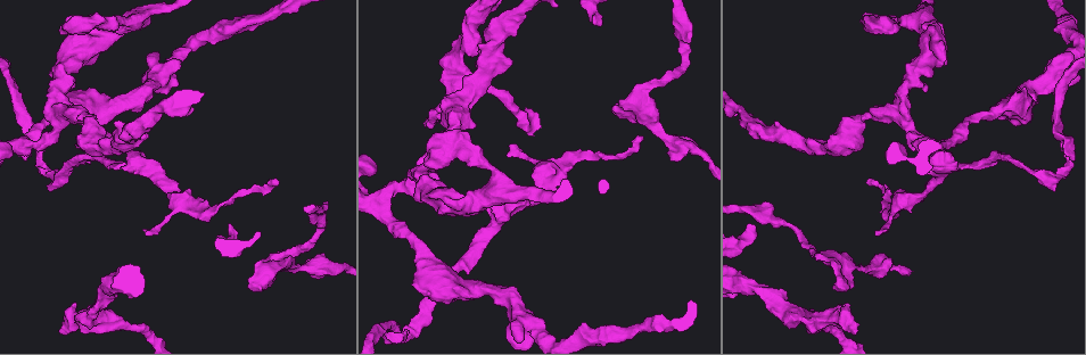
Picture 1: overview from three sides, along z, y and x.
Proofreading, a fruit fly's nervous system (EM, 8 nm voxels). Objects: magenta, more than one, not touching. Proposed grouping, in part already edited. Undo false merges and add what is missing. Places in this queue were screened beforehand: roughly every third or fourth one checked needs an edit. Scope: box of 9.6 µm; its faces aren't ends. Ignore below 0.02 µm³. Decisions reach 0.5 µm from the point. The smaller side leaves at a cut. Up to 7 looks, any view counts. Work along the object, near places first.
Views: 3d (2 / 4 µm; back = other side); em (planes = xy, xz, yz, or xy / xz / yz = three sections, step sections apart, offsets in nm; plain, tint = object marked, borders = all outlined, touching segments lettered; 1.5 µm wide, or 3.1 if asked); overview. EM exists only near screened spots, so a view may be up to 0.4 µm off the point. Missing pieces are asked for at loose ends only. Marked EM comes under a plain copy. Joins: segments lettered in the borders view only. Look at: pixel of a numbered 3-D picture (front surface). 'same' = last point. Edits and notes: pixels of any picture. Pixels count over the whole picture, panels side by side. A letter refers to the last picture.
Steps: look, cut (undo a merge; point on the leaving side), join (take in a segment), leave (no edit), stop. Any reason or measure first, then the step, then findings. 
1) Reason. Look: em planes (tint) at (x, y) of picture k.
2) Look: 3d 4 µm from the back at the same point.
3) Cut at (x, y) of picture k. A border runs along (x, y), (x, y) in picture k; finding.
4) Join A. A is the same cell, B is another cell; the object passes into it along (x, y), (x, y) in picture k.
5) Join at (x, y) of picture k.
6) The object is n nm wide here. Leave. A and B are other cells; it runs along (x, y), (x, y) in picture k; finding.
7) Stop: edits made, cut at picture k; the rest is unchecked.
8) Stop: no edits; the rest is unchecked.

Thin neck. Look: 3d 4 µm at (40, 161) of picture 1.

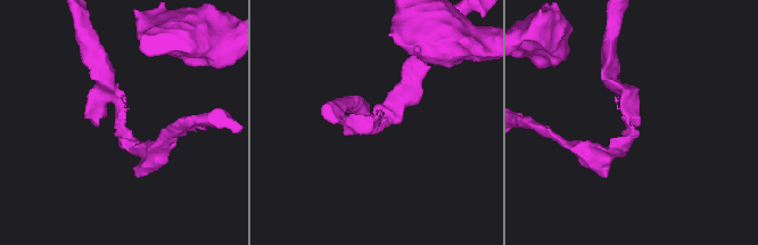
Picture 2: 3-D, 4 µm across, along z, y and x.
Look: em planes (borders) at (377, 126) of picture 2.

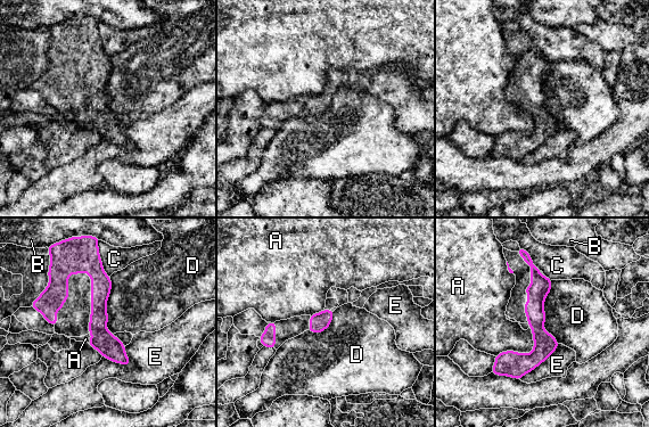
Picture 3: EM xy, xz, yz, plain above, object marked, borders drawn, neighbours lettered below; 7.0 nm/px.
Leave. A, B, C, D and E are other cells; it runs along (52, 247), (98, 277), (113, 354) in picture 3; all the same cell.

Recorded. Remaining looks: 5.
Thin neck. Look: 3d 4 µm at (869, 117) of picture 1.

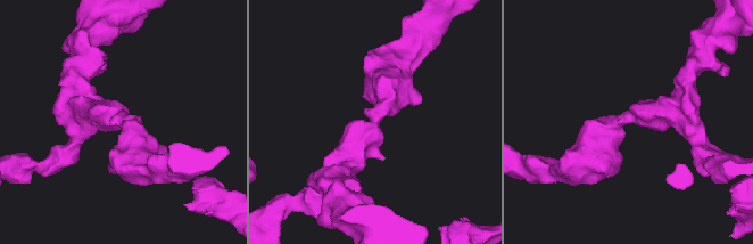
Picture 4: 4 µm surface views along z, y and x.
The arms are 380, 550 nm wide; need the tissue. Look: em planes (tint) at (120, 116) of picture 4.

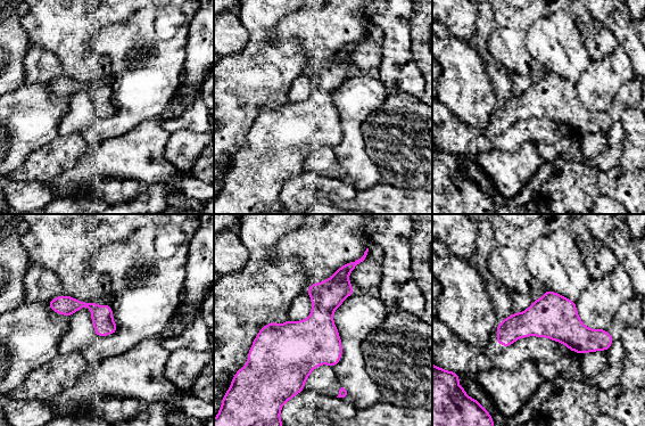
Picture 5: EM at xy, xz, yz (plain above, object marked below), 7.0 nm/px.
See the neighbours. Look: em planes (borders) at the same point.

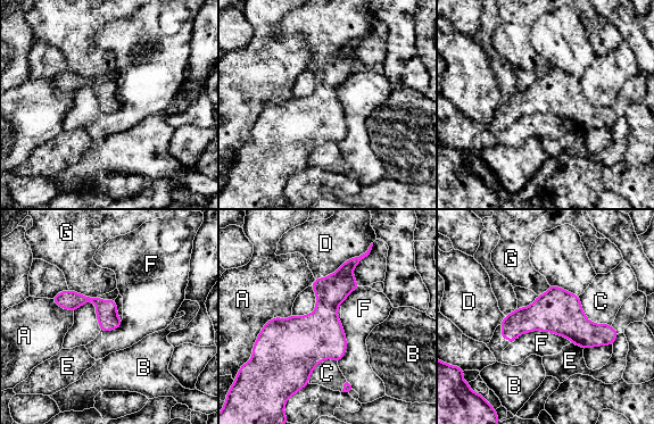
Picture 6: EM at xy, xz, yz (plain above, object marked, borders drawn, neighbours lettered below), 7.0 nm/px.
The object is 150 nm wide here. Leave. A, B, C, D, E, F and G are other cells; it runs along (57, 299), (93, 299), (117, 324) in picture 6; all the same cell.

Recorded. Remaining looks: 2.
Branch stops here. Look: em xz step 8 (tint) at (61, 331) of picture 1.

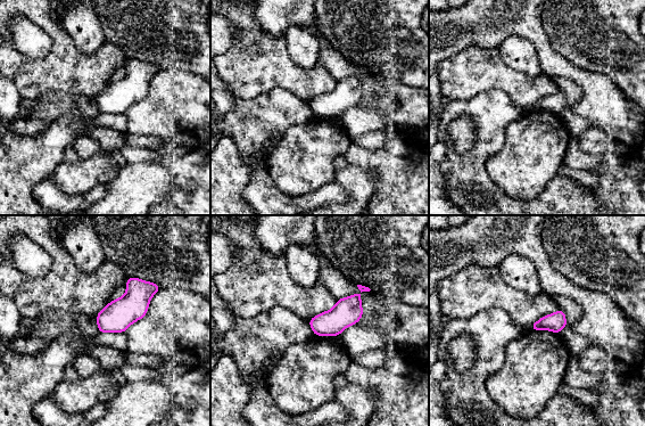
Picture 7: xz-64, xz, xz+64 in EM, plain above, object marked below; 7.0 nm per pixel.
Look: em planes (borders) at the same point.

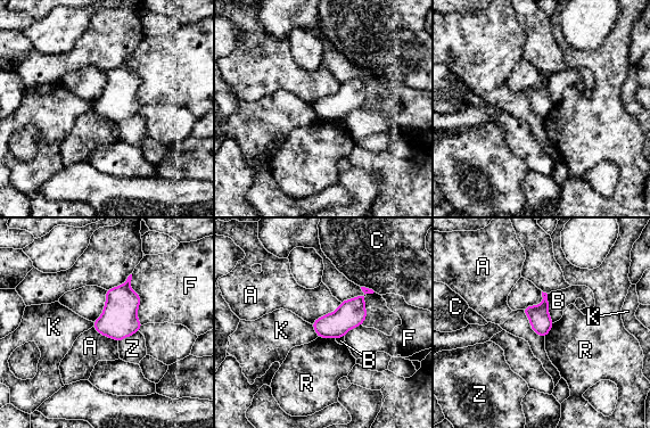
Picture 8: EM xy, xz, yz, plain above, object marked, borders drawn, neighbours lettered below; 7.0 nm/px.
The object is 150 nm wide here. Leave. A, B, C, F, K, R and Z are other cells; a border runs along (521, 310), (531, 328), (544, 338) in picture 8; none of them fits.

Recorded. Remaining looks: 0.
Stop: no edits; the rest is unchecked.

